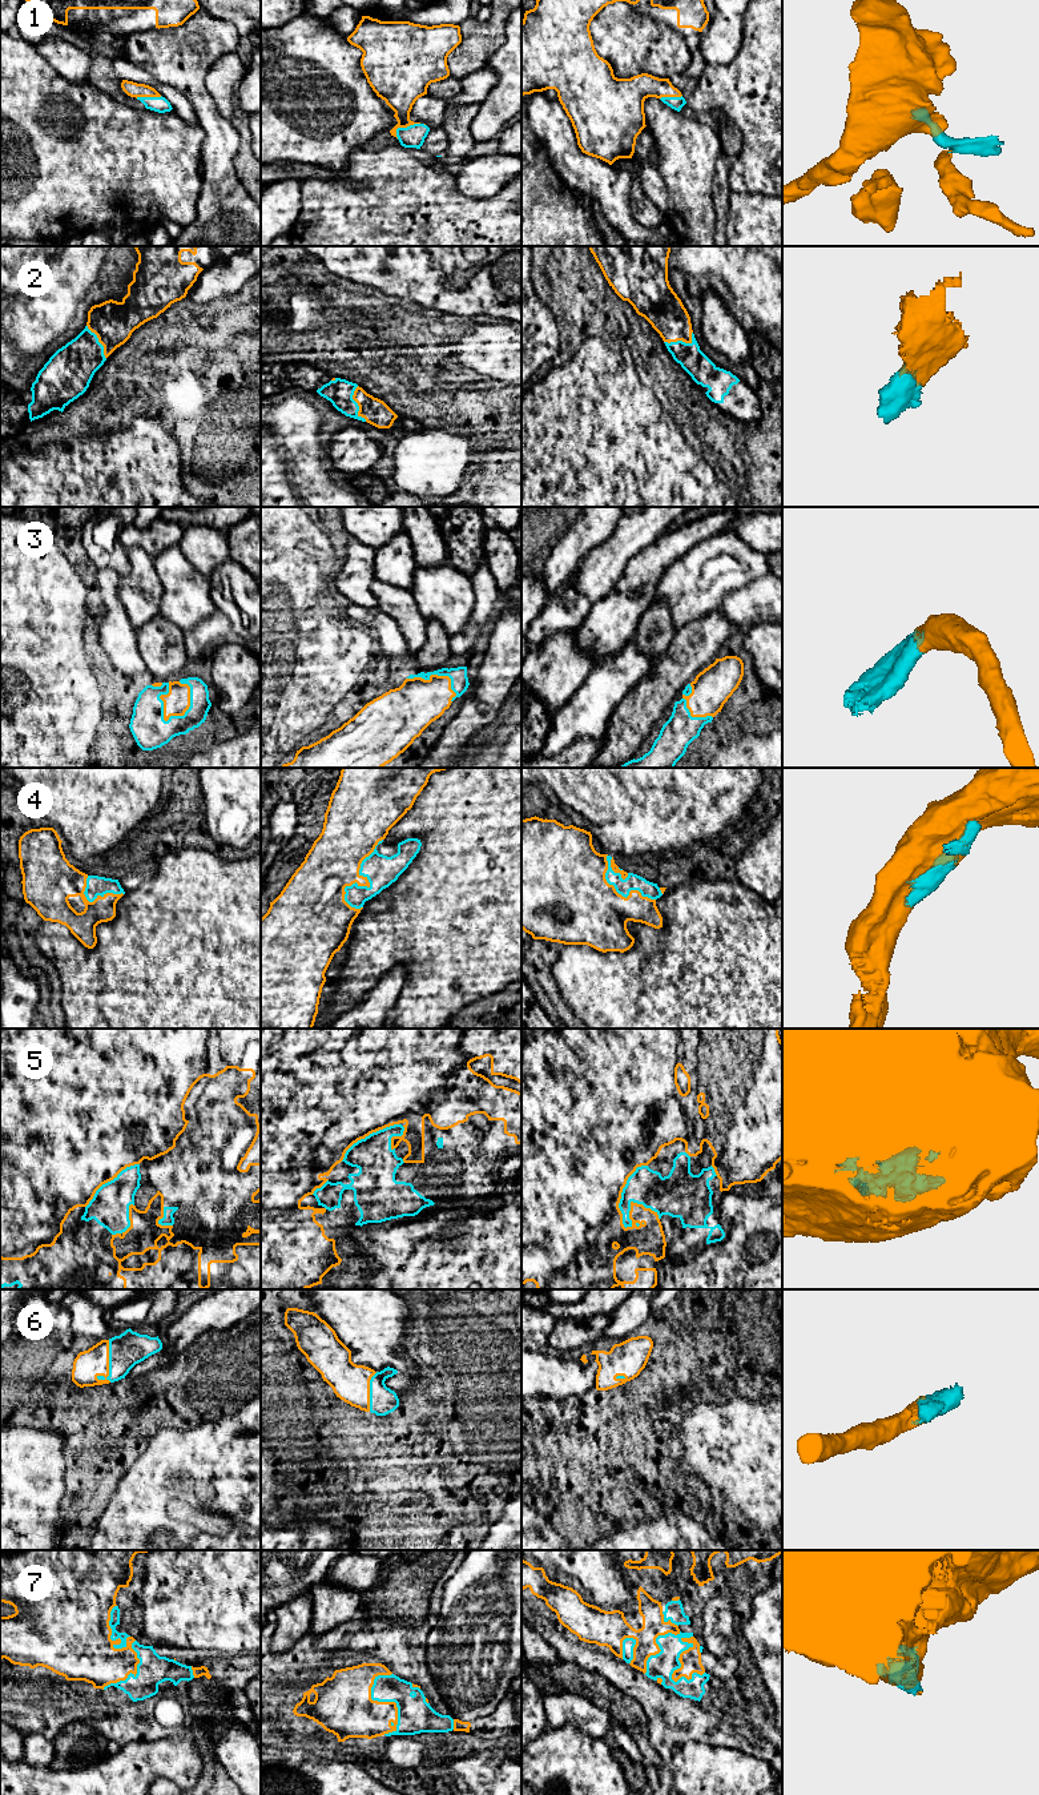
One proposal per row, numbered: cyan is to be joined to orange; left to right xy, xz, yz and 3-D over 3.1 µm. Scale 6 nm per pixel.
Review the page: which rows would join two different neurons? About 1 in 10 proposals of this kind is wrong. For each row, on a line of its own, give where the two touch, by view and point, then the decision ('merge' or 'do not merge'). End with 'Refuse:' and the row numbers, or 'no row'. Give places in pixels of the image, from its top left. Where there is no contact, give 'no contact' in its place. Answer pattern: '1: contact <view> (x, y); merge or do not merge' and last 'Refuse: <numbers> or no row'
1: contact xz (405, 127); merge
2: contact xz (358, 405); merge
3: contact xy (188, 708); merge
4: contact yz (617, 893); merge
5: contact yz (620, 1194); merge
6: contact xy (108, 1363); merge
7: contact xz (385, 1702); merge
Refuse: no row

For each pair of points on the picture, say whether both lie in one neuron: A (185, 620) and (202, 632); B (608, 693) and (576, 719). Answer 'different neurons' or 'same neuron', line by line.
A: different neurons
B: same neuron

